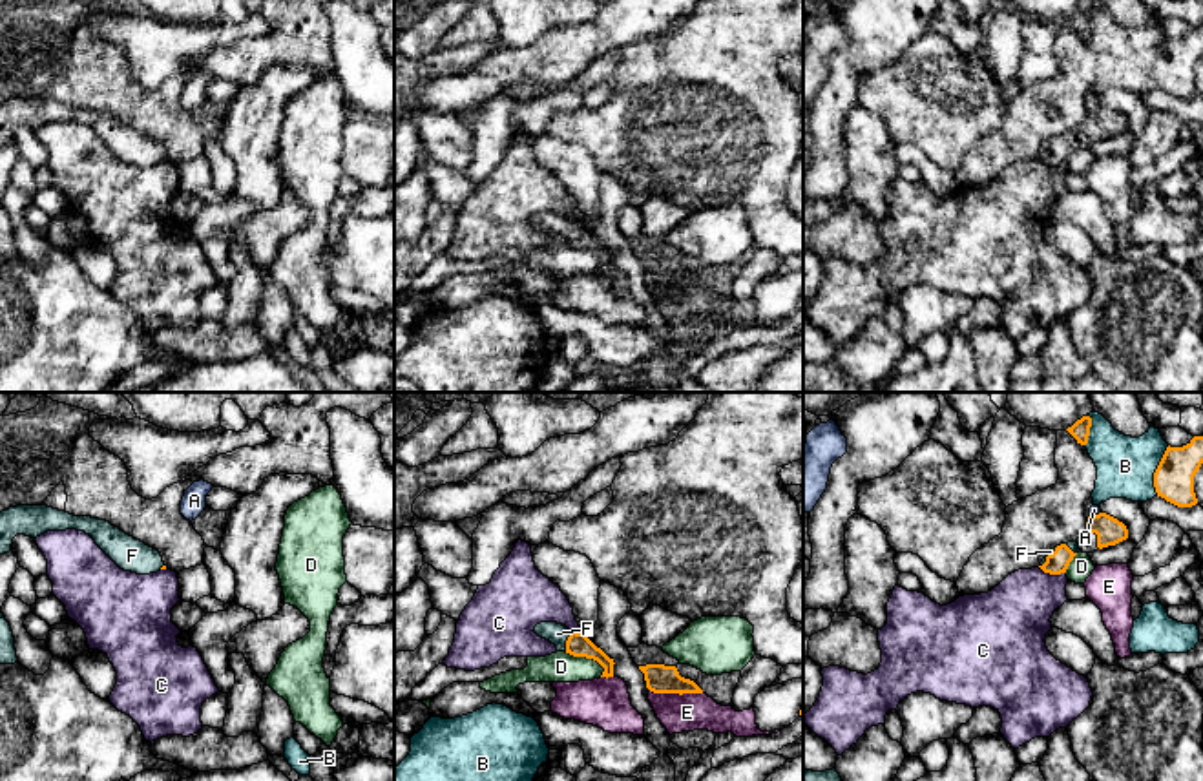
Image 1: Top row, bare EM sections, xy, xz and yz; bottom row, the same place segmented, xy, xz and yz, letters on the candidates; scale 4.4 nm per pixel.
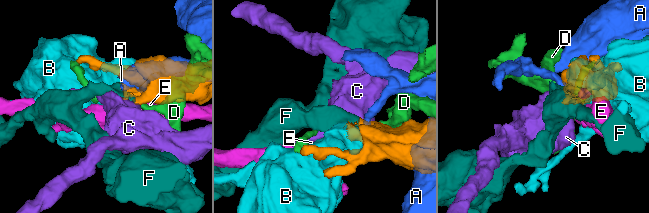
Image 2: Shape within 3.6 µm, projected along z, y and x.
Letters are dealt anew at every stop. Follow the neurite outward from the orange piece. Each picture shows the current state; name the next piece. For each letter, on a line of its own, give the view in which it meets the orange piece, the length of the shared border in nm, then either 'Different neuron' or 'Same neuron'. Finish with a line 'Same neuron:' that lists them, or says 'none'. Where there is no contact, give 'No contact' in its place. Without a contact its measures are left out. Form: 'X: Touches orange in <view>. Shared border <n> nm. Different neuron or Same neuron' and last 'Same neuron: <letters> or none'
A: Touches orange in yz. Shared border 60 nm. Different neuron
B: Touches orange in yz. Shared border 220 nm. Different neuron
C: Touches orange in yz. Shared border 120 nm. Different neuron
D: Touches orange in xz. Shared border 200 nm. Different neuron
E: Touches orange in xz. Shared border 240 nm. Different neuron
F: Touches orange in xz. Shared border 90 nm. Same neuron
Same neuron: F

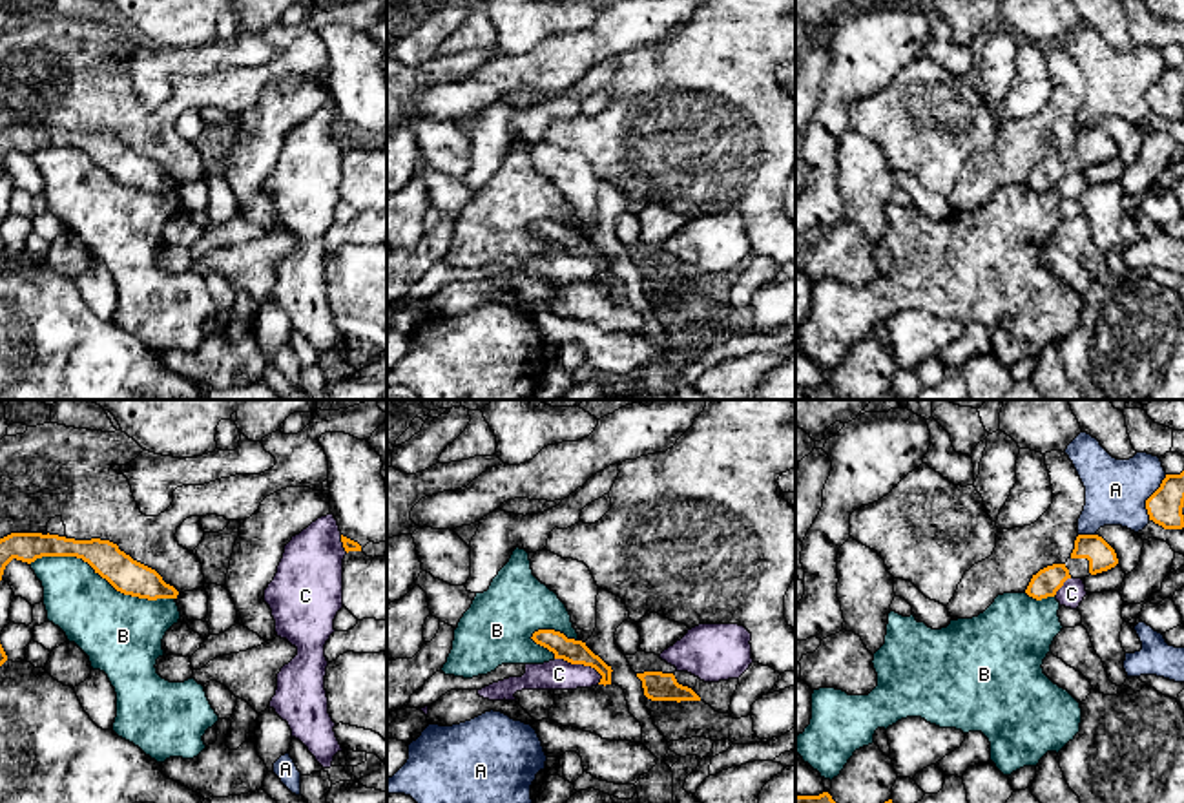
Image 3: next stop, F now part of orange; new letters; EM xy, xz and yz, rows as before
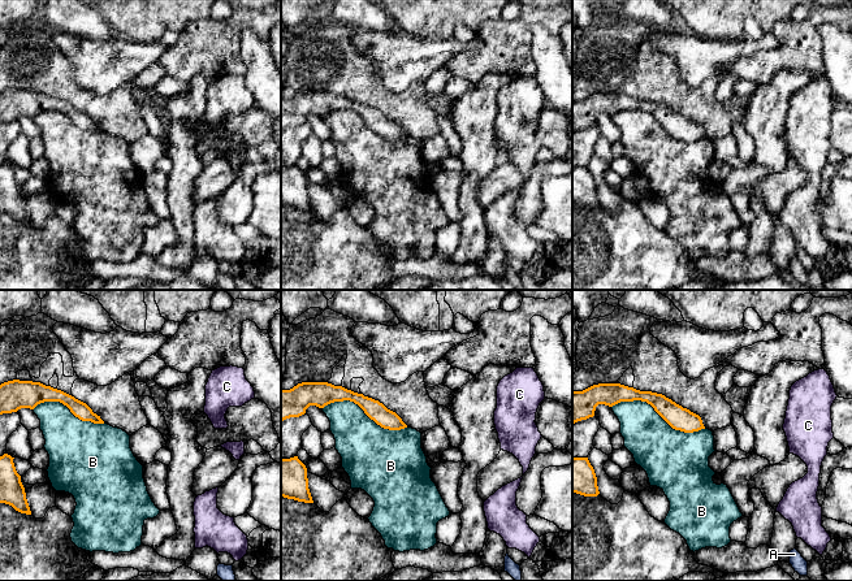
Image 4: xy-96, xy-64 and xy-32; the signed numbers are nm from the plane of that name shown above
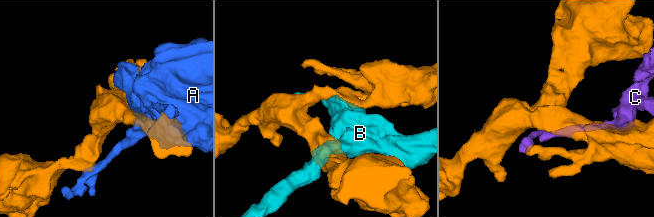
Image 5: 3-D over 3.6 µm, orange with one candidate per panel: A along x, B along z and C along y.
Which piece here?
A: Touches orange in yz. Shared border 220 nm. Different neuron
B: Touches orange in xy. Shared border 650 nm. Different neuron
C: Touches orange in xz. Shared border 240 nm. Different neuron
Same neuron: none

